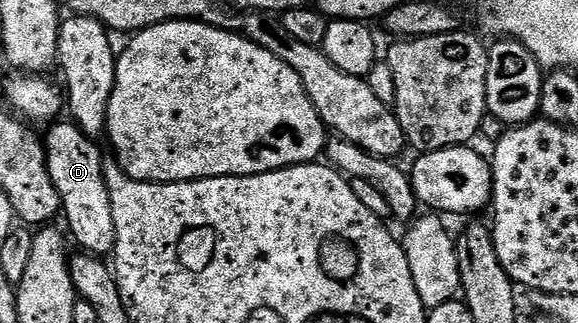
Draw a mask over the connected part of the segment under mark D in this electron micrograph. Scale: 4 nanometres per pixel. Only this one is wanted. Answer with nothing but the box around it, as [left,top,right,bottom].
[45,122,117,258]

